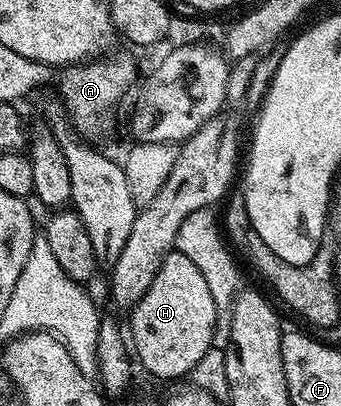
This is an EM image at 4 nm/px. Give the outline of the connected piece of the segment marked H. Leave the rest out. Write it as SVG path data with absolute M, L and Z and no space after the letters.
M176 249L166 255L159 273L155 273L155 281L151 281L151 289L143 293L130 315L133 316L127 331L136 362L140 370L142 367L157 379L181 379L184 375L186 378L203 361L203 353L214 346L213 334L219 328L219 312L203 273Z

